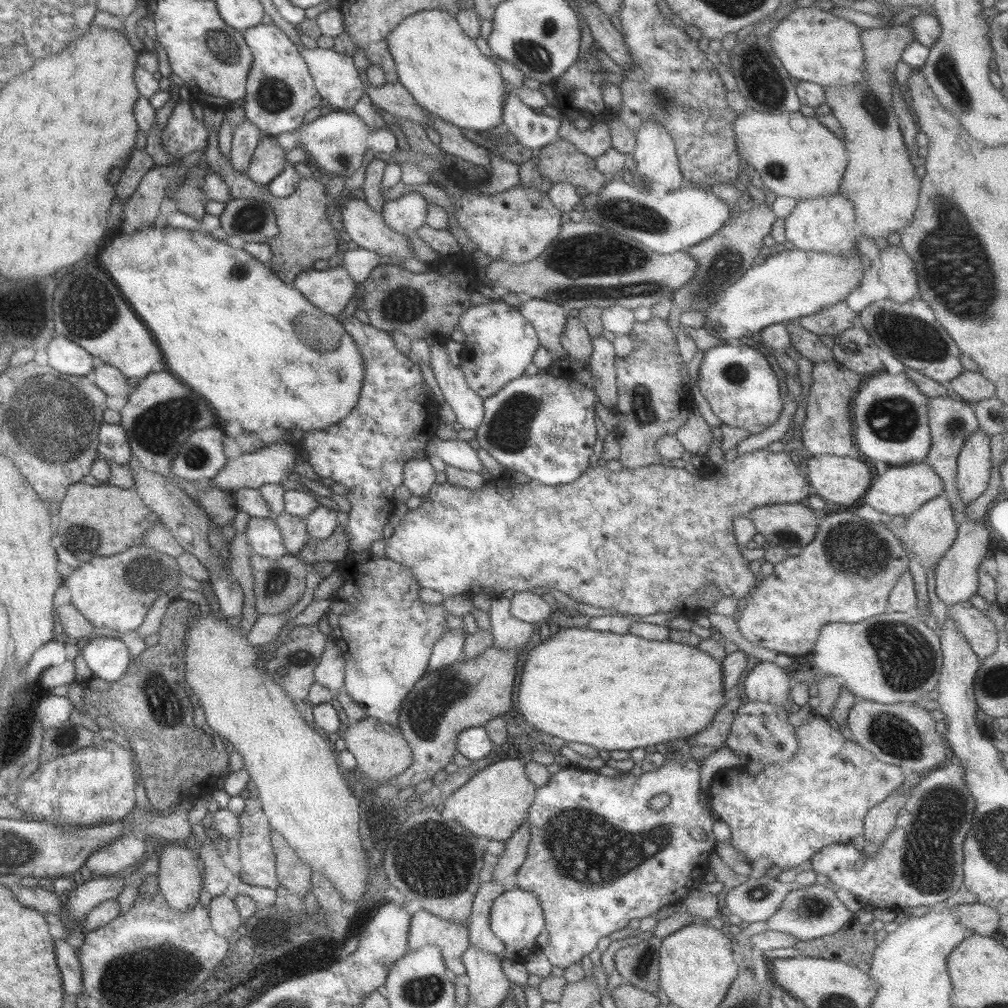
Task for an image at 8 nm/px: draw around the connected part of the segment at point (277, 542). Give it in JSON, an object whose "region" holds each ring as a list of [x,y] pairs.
{"region":[[[250,517],[246,529],[253,555],[279,560],[288,555],[283,534],[272,517]]]}

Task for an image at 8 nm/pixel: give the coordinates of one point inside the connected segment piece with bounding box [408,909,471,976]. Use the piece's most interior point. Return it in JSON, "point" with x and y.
{"point":[452,937]}

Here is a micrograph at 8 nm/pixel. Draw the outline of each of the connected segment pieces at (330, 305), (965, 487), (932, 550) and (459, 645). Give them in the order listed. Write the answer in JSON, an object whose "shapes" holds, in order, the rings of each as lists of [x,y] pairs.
{"shapes":[[[[344,264],[327,270],[310,268],[298,274],[292,284],[306,300],[335,317],[350,310],[357,286]]],[[[976,430],[962,446],[957,458],[958,492],[964,506],[988,488],[991,472],[991,437]]],[[[945,495],[936,496],[918,507],[914,513],[909,514],[908,521],[899,532],[901,544],[907,549],[925,569],[926,574],[935,571],[943,555],[948,552],[957,537],[956,521],[952,505]]],[[[448,629],[447,632],[434,643],[434,648],[429,660],[426,673],[442,669],[454,662],[464,659],[464,642],[468,634],[464,632],[455,632]]]]}

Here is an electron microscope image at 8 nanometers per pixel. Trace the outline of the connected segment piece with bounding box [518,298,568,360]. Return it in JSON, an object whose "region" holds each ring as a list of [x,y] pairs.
{"region":[[[533,298],[521,303],[518,308],[524,318],[536,329],[541,346],[549,350],[553,359],[566,359],[568,355],[561,343],[567,323],[567,312],[563,306]]]}

